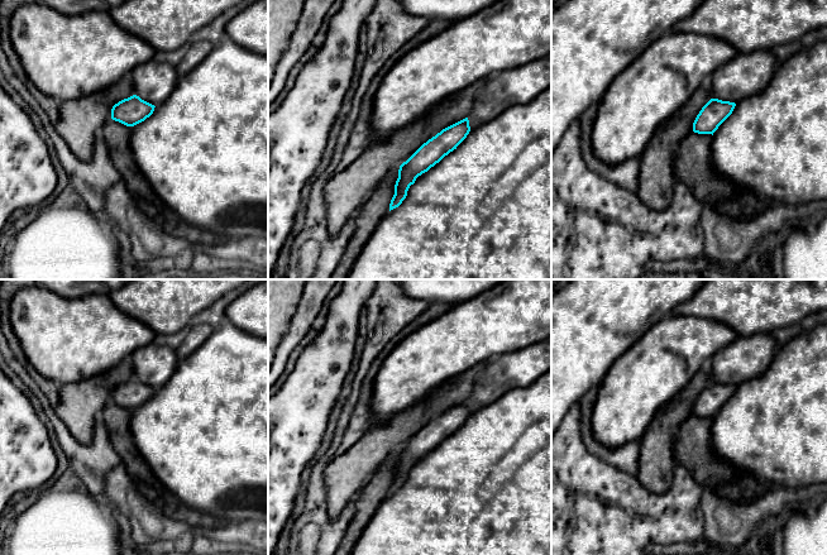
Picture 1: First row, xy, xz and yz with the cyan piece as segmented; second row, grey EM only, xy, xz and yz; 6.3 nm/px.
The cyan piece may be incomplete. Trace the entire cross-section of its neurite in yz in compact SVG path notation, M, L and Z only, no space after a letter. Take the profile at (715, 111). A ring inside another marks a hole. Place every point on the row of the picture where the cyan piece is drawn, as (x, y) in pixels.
M711 99L697 115L693 131L713 135L718 126L732 114L735 106L735 102Z

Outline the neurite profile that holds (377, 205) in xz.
M400 166L389 172L359 209L355 219L354 234L346 244L344 254L330 279L348 279L348 276L360 255L367 240L373 235L381 220L389 212L389 204L395 195L398 169Z

